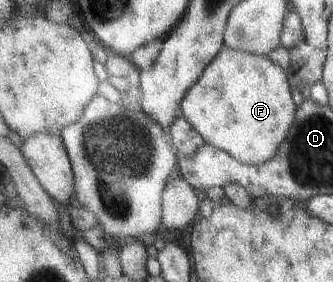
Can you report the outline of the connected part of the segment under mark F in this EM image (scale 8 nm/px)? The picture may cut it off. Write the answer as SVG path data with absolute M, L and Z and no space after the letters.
M225 46L221 55L211 62L203 77L190 89L182 101L181 111L207 144L226 151L241 163L266 164L278 154L297 118L298 106L293 101L290 86L287 71L273 63L268 56L231 50Z

